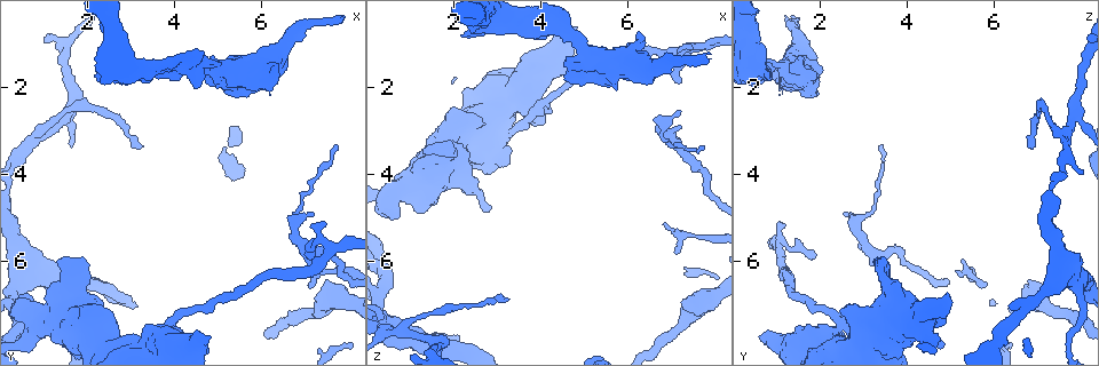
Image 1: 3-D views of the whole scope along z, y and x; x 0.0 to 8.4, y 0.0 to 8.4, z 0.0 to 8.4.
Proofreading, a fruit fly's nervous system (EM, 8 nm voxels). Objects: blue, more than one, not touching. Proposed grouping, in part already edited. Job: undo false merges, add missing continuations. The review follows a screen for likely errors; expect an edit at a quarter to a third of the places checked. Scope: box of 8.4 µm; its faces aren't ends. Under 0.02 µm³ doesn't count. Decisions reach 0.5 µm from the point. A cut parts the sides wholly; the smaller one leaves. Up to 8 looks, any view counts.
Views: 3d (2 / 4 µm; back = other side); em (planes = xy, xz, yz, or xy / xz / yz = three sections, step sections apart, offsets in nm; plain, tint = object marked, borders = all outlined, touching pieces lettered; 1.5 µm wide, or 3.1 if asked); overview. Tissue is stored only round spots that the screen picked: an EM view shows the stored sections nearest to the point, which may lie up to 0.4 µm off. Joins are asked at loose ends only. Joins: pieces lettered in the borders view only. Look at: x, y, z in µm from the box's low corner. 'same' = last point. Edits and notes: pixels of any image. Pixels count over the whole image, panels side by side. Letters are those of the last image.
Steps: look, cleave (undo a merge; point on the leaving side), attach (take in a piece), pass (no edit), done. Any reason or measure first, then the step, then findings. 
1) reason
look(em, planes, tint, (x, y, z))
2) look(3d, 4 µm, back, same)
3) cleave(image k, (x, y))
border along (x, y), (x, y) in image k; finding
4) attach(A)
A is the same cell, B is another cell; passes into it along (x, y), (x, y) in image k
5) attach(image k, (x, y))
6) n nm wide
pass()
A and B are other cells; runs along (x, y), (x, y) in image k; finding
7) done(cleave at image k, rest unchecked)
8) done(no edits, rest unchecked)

an open end
look(3d, 4 µm, (7.45, 5.15, 1.10))

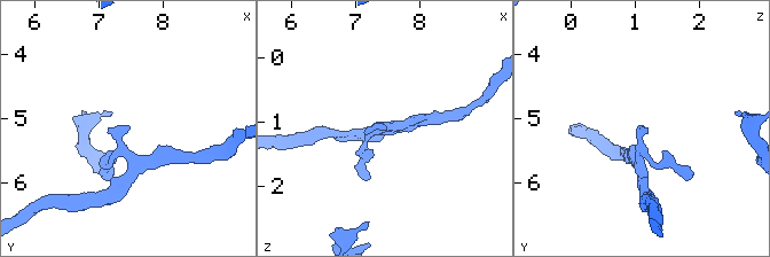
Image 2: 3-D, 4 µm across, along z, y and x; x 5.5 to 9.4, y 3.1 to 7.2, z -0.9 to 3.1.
look(em, planes, borders, (7.50, 5.15, 1.15))

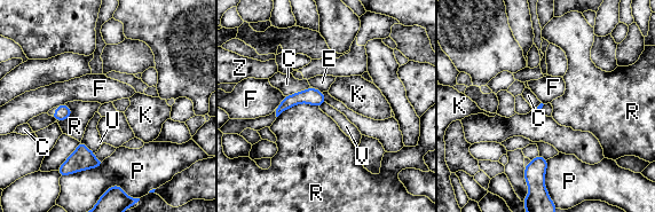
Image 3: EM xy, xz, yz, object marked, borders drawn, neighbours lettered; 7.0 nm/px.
pass()
C, E, F, K, P, R, U, V and Z are other cells; no lettered piece goes on from it

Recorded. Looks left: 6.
thick end
look(3d, 4 µm, (5.30, 2.20, 1.95))

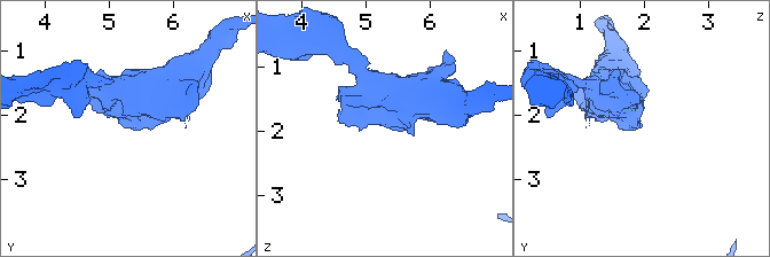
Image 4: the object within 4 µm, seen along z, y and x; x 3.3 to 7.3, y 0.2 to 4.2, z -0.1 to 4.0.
shape alone is not enough
look(em, planes, borders, (5.35, 2.15, 1.95))

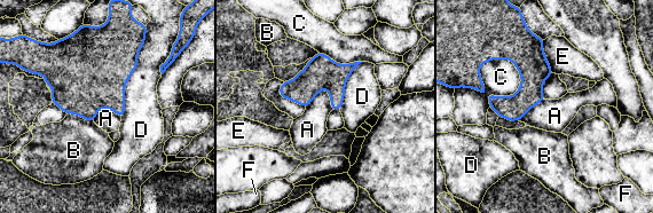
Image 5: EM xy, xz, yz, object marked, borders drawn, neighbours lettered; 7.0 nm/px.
pass()
A, B, C, D, E and F are other cells; runs along (535, 41), (530, 91), (512, 118) in image 5; none of them fits

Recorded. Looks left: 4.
tapers out
look(3d, 2 µm, back, (7.70, 3.35, 3.35))

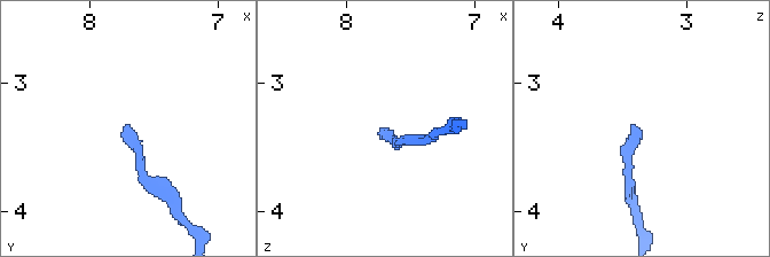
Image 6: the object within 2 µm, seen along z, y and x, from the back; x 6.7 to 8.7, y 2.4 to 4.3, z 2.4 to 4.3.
shape alone is not enough
look(em, planes, plain, (7.70, 3.34, 3.40))

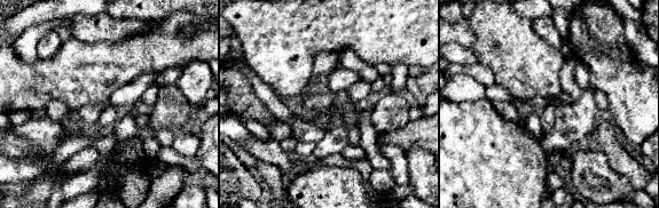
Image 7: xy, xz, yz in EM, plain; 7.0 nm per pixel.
see the neighbours
look(em, planes, borders, same)

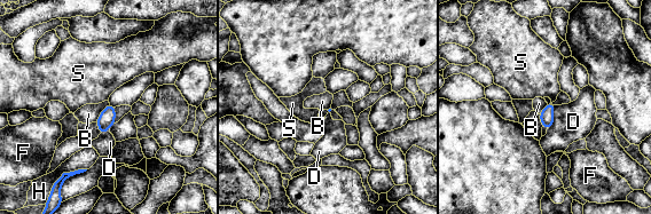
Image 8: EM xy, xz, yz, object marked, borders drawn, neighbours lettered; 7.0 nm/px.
pass()
B, D, F, H and S are other cells; border along (109, 103), (95, 121) in image 8; none of them fits

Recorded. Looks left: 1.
done(no edits, rest unchecked)

